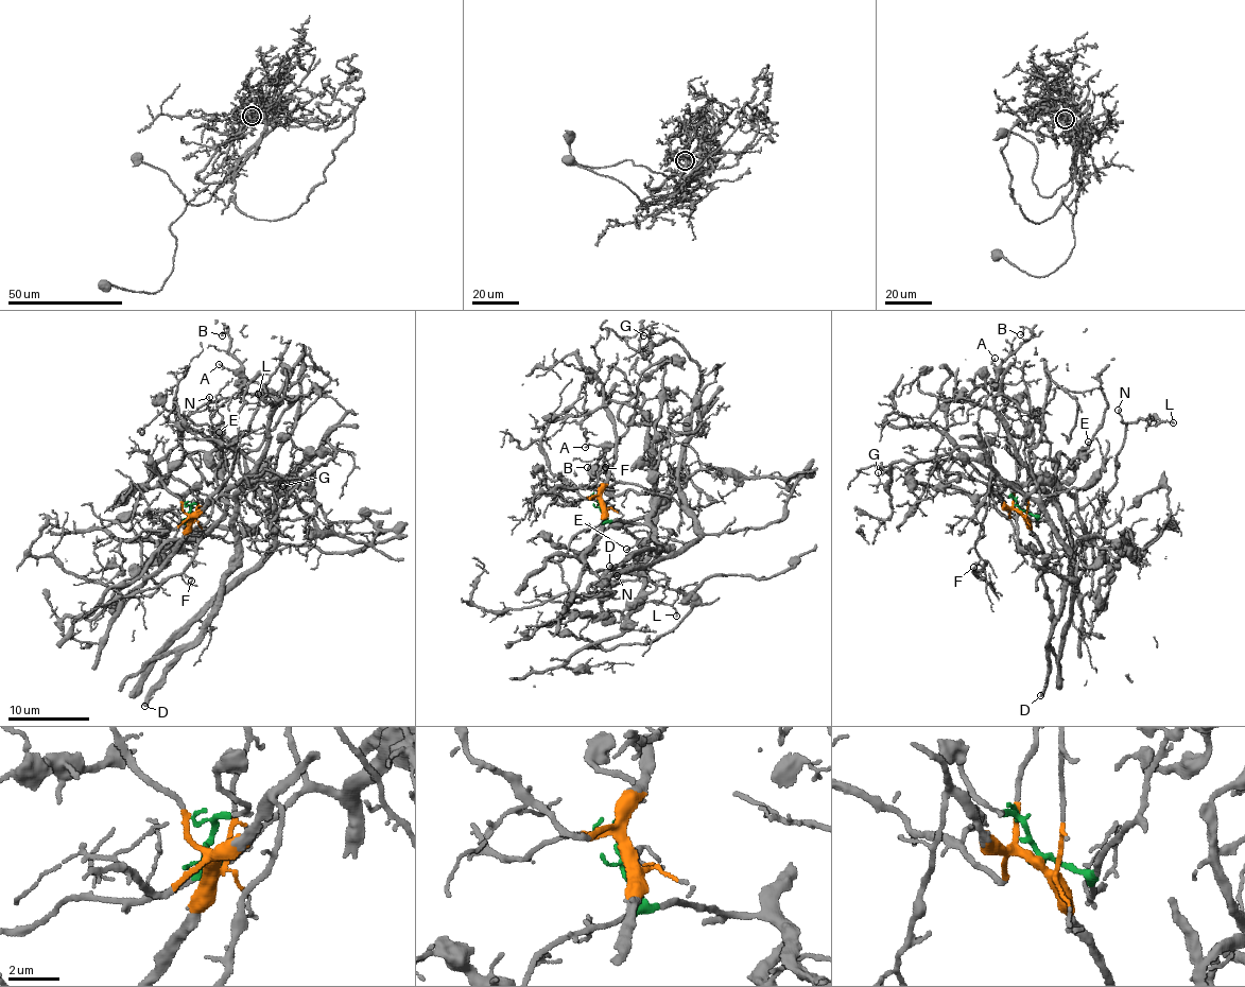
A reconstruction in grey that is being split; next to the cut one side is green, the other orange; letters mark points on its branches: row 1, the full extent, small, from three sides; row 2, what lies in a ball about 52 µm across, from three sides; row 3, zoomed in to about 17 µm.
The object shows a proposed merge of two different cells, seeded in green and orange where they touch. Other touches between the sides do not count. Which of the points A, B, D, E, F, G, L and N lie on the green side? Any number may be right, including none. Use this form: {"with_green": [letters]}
{"with_green": ["A", "B", "D", "E"]}

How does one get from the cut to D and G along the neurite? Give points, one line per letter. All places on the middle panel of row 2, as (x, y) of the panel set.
D: (600, 504), (609, 521), (627, 520), (650, 527), (670, 552), (661, 549), (634, 553), (626, 561), (608, 566)
G: (600, 504), (603, 531), (582, 559), (636, 572), (686, 482), (701, 368), (678, 343), (642, 334)

